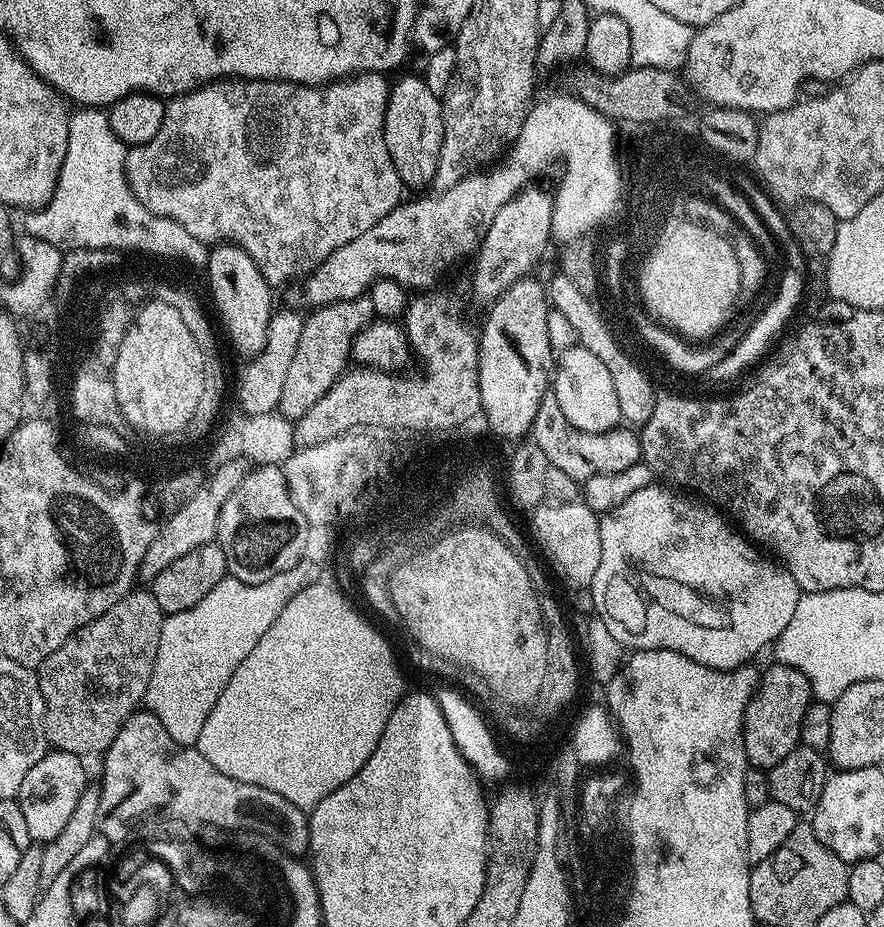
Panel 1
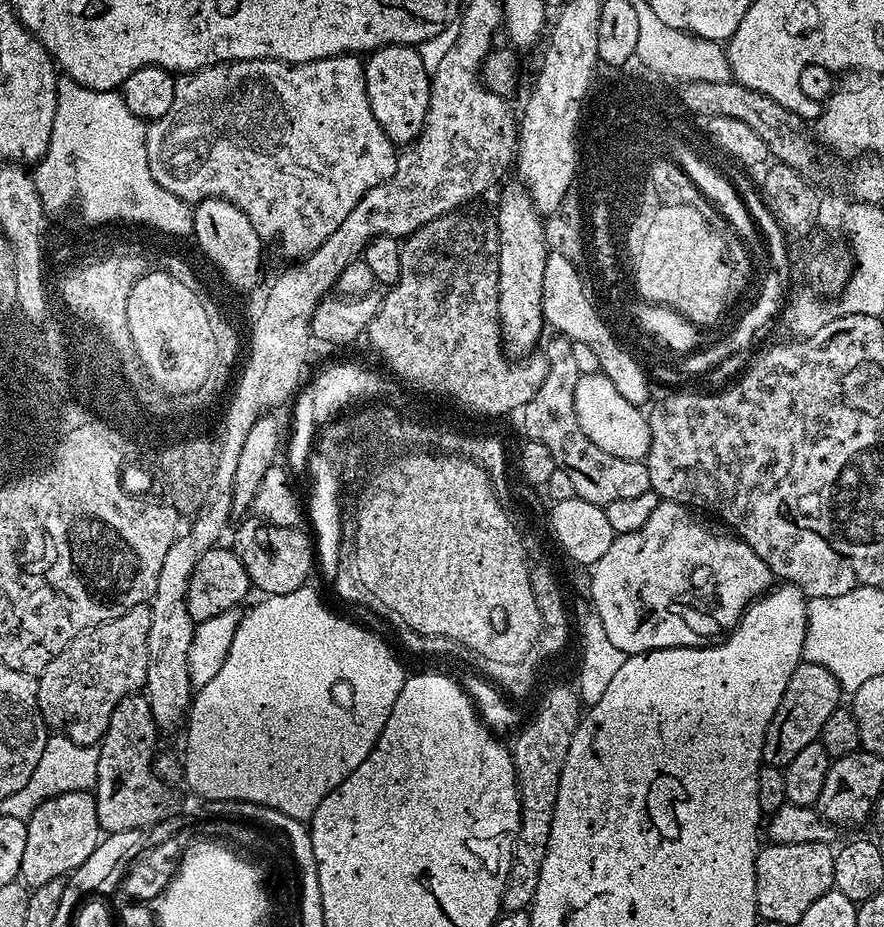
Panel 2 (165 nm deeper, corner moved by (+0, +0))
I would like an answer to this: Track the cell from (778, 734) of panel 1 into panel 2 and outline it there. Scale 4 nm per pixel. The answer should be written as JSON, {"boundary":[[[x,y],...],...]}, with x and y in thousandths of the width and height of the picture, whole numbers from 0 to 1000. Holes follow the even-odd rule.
{"boundary":[[[905,715],[894,731],[894,740],[889,740],[889,749],[885,749],[885,757],[867,787],[864,797],[865,825],[888,830],[894,822],[898,822],[899,816],[912,805],[924,802],[928,797],[928,789],[934,775],[943,770],[943,766],[951,763],[952,743],[950,738],[929,716]]]}

